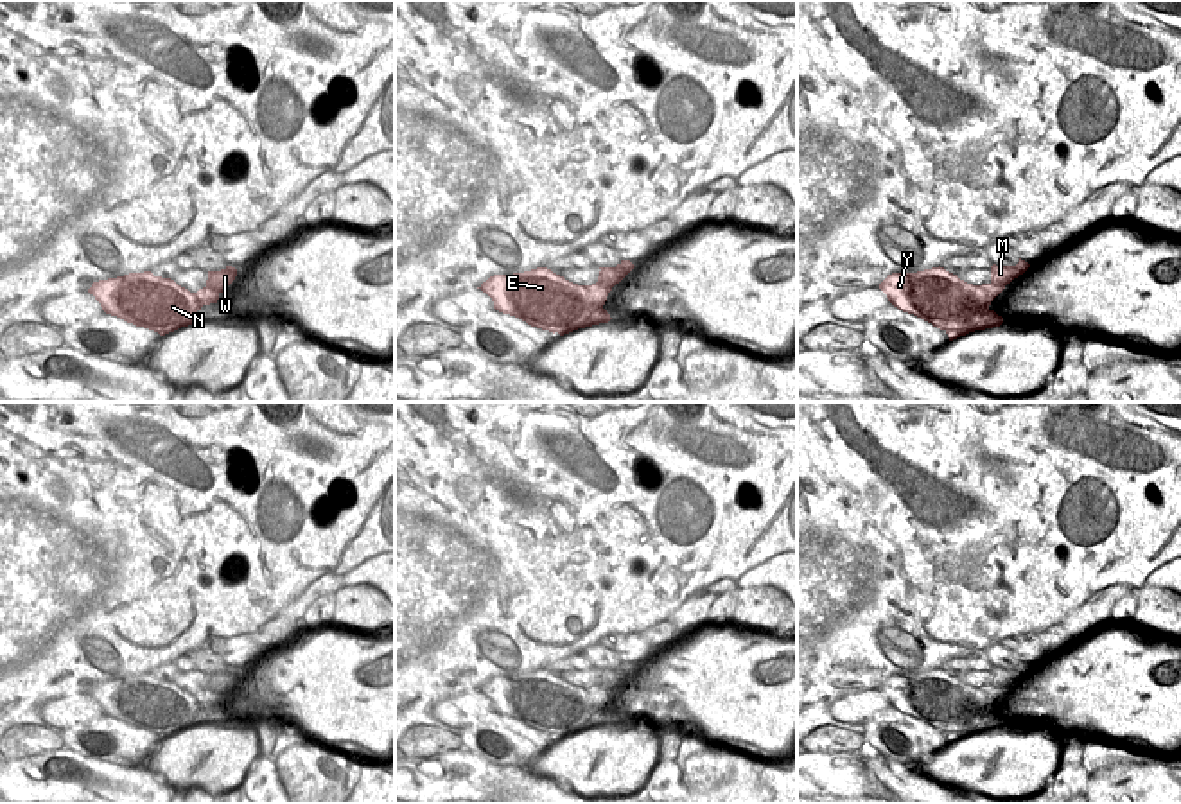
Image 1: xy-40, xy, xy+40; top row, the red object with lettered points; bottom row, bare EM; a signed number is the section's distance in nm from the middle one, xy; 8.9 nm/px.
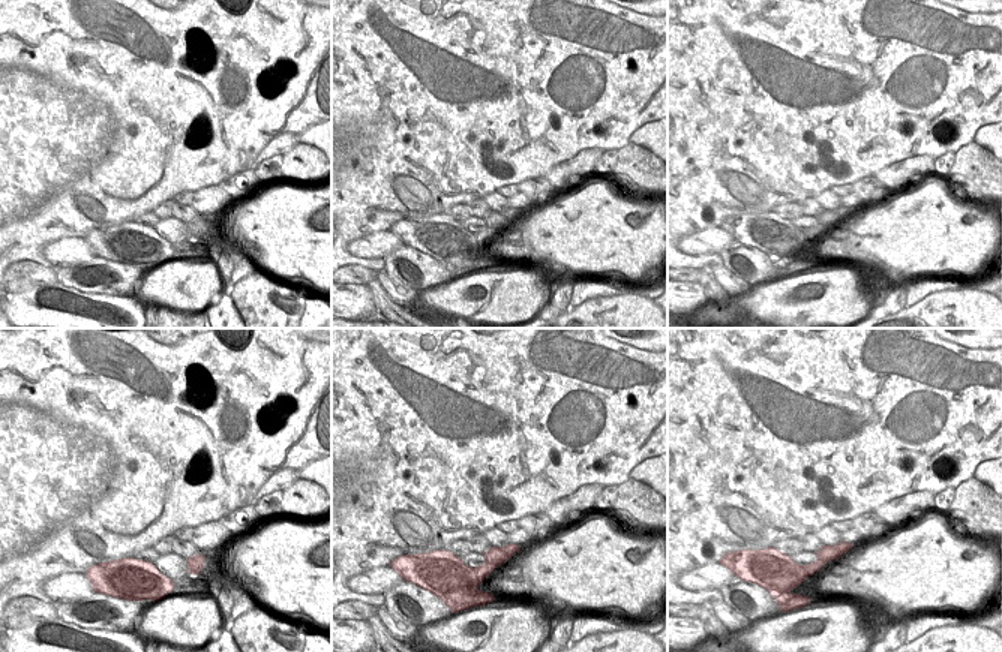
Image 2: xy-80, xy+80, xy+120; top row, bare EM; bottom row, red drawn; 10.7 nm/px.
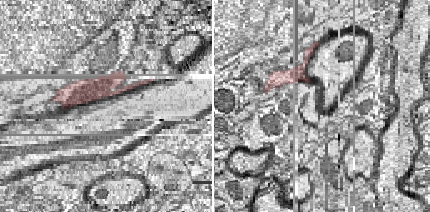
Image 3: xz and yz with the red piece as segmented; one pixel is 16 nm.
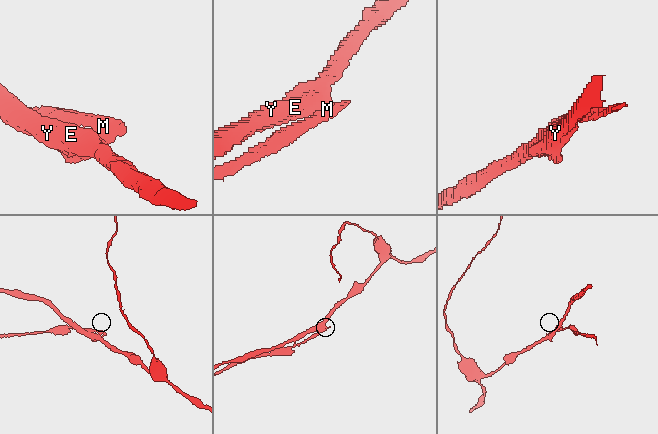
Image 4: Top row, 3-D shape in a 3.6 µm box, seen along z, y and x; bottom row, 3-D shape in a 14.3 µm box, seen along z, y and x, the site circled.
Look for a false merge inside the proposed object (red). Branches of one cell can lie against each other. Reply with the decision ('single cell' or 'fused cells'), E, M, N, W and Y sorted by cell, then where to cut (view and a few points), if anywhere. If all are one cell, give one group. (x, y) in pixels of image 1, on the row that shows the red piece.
fused cells; groups E N Y / M W; cut xy (596, 282), (611, 289)

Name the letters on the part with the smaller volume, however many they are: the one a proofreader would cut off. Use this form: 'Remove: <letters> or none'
Remove: M, W

